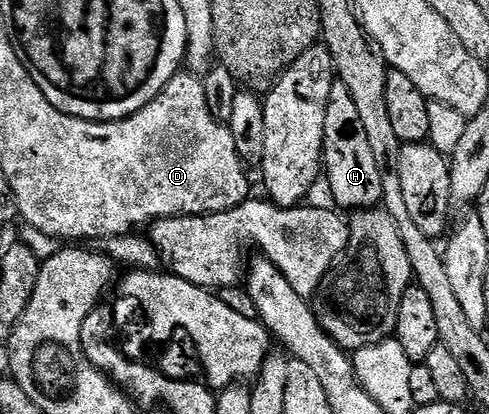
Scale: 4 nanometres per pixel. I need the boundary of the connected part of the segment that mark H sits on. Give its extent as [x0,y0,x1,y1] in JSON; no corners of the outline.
[322,80,383,212]

